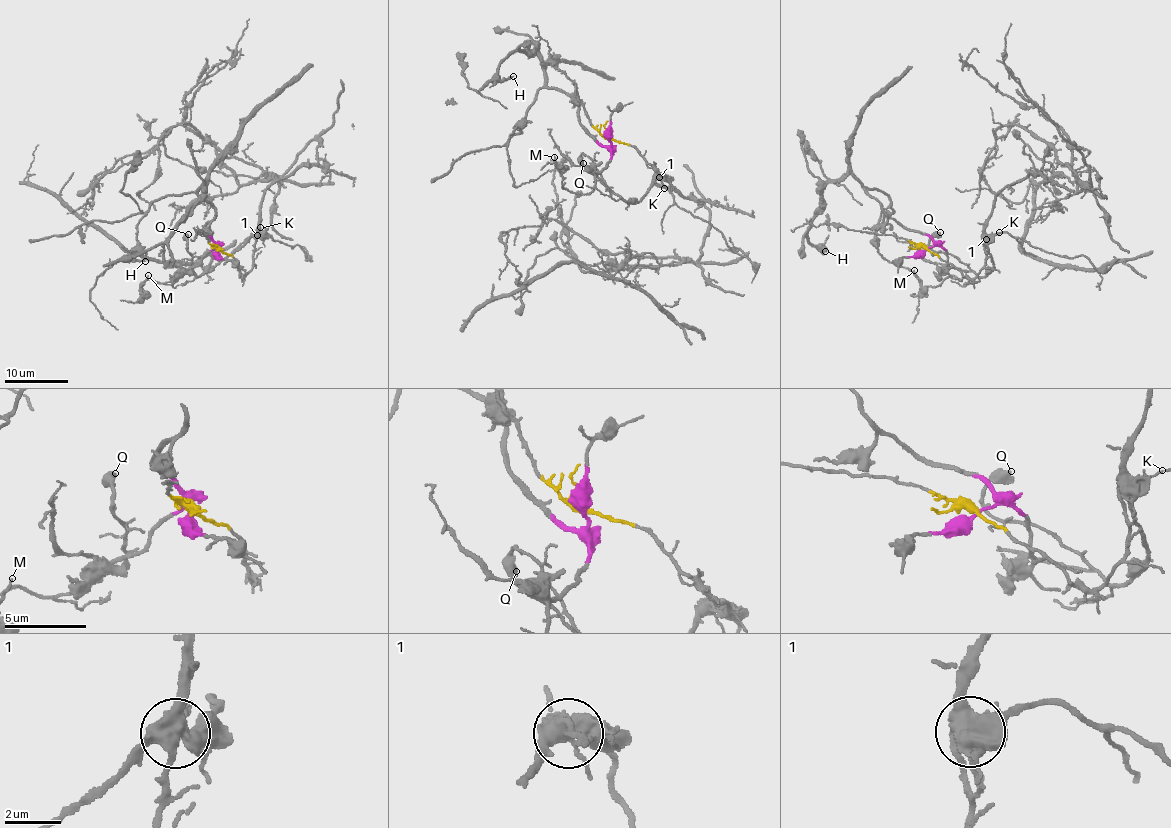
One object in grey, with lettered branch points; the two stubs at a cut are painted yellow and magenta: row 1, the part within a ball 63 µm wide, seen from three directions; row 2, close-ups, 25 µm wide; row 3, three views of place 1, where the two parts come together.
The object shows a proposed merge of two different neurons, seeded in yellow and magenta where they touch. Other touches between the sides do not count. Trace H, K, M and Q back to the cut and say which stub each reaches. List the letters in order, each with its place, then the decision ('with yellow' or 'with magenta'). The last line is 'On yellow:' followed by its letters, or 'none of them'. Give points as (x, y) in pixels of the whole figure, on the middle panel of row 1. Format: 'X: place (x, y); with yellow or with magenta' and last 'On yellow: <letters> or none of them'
H: place (513, 76); with magenta
K: place (664, 188); with yellow
M: place (554, 157); with magenta
Q: place (583, 163); with yellow
On yellow: K, Q

